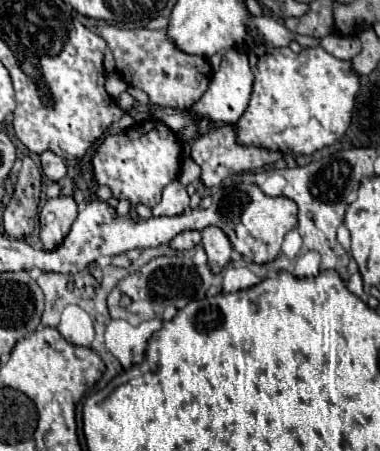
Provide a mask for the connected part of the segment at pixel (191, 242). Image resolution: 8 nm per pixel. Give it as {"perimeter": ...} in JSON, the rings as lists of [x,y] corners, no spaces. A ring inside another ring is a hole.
{"perimeter":[[[183,231],[171,241],[171,247],[175,249],[191,249],[201,243],[201,231]]]}

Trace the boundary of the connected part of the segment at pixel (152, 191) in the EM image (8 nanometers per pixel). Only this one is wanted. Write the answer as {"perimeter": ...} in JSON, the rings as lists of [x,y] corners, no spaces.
{"perimeter":[[[153,119],[135,123],[133,127],[129,127],[123,133],[107,135],[97,145],[97,149],[91,157],[91,177],[93,177],[95,185],[97,187],[107,185],[115,199],[119,199],[119,201],[127,199],[133,207],[147,205],[149,209],[153,209],[161,201],[163,189],[179,175],[179,169],[181,169],[181,141],[177,139],[177,135],[173,131],[169,131],[169,127],[165,127],[161,121],[153,121]]]}

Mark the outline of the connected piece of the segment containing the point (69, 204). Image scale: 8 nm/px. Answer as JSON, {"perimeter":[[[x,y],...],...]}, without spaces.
{"perimeter":[[[59,195],[49,199],[41,209],[41,241],[45,249],[59,245],[77,219],[77,203],[71,195]]]}

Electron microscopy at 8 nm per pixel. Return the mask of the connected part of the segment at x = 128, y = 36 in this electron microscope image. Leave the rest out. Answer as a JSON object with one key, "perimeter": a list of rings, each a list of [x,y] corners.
{"perimeter":[[[105,25],[99,27],[97,31],[107,41],[107,47],[115,55],[115,69],[119,77],[127,85],[143,89],[153,103],[185,107],[207,91],[213,75],[207,57],[185,55],[185,51],[177,51],[165,29],[145,29],[145,27],[127,29]]]}

